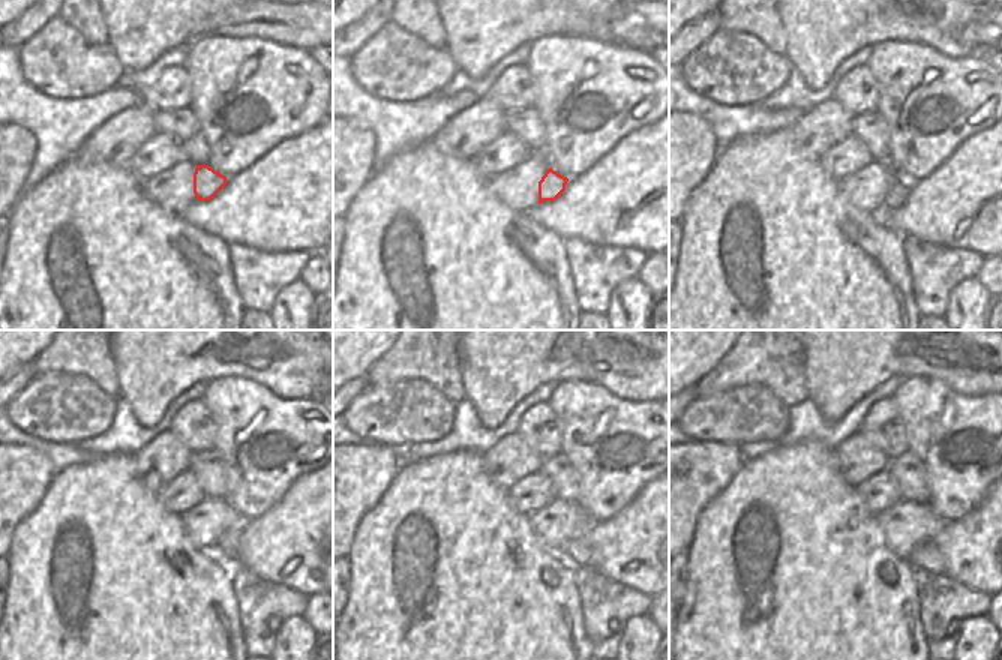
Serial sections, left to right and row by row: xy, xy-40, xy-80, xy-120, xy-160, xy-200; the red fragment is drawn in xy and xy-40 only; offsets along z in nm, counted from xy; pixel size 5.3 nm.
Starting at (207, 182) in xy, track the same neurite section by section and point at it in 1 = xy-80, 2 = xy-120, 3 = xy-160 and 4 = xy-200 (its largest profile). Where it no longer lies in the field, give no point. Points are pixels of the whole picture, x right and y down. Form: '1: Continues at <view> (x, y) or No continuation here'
1: Continues at xy-80 (899, 188)
2: Continues at xy-120 (227, 543)
3: Continues at xy-160 (578, 551)
4: Continues at xy-200 (927, 555)

